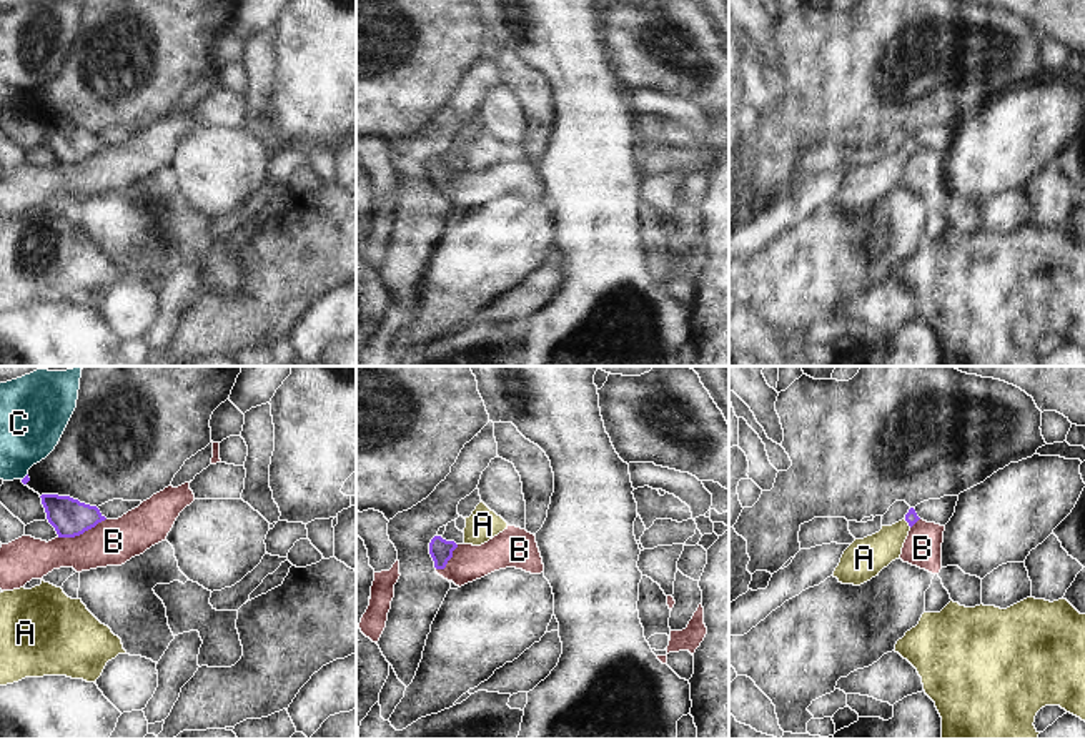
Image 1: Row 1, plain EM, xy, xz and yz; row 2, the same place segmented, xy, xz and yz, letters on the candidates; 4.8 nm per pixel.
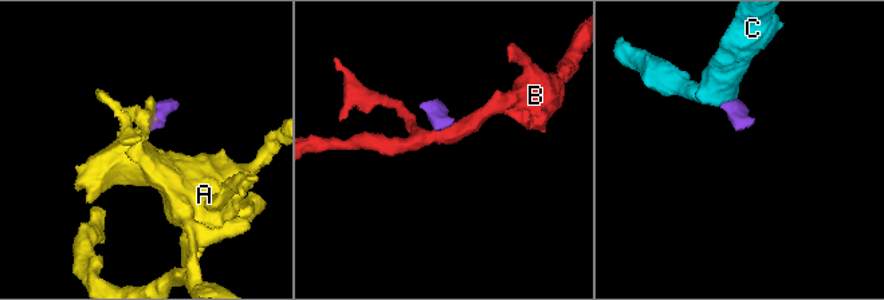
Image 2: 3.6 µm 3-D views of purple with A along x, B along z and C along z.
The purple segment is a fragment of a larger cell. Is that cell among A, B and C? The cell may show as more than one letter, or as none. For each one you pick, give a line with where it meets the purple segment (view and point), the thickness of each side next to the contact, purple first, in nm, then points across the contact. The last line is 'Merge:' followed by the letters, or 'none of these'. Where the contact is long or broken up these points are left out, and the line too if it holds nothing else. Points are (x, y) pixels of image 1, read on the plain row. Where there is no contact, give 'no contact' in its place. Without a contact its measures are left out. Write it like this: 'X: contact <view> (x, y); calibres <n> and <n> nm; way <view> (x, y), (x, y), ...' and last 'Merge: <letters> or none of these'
A: contact yz (907, 148); calibres 60 and 180 nm; way yz (911, 143), (907, 148), (869, 183)
Merge: A

